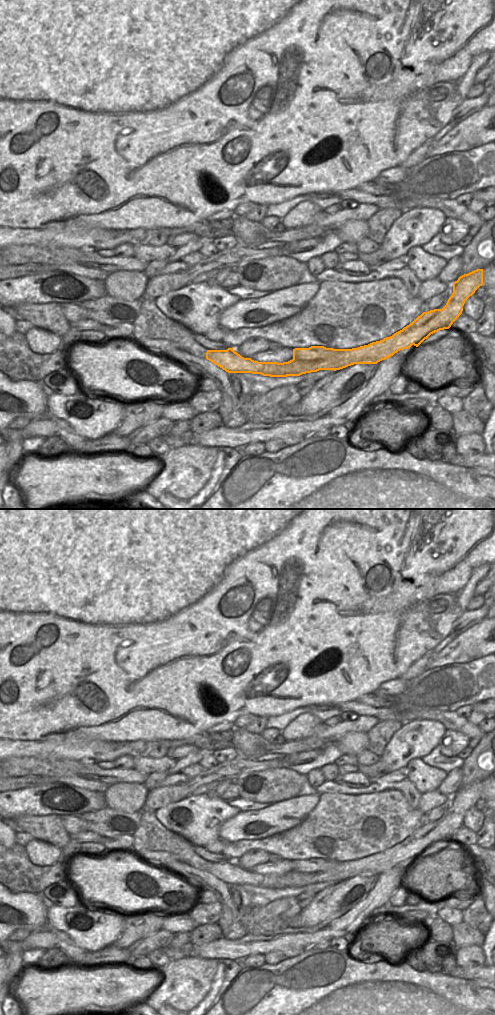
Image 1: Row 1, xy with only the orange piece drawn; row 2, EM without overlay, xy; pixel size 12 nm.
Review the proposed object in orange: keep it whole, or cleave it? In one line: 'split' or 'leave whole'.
split

